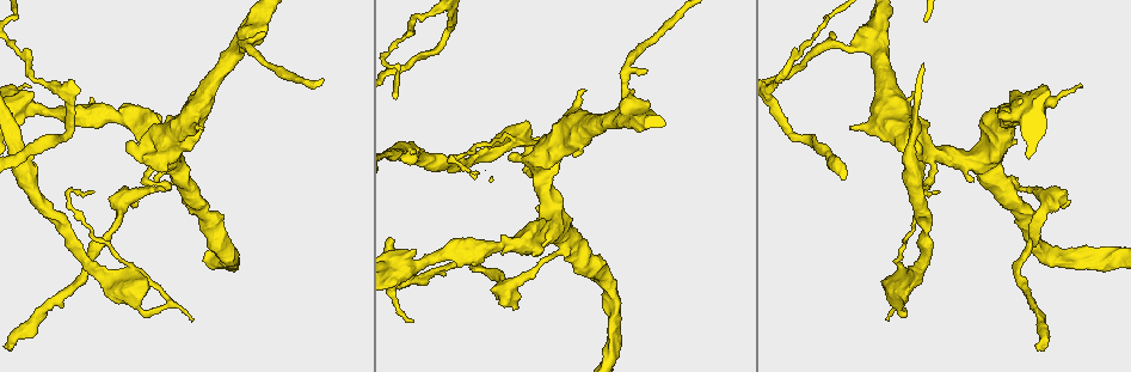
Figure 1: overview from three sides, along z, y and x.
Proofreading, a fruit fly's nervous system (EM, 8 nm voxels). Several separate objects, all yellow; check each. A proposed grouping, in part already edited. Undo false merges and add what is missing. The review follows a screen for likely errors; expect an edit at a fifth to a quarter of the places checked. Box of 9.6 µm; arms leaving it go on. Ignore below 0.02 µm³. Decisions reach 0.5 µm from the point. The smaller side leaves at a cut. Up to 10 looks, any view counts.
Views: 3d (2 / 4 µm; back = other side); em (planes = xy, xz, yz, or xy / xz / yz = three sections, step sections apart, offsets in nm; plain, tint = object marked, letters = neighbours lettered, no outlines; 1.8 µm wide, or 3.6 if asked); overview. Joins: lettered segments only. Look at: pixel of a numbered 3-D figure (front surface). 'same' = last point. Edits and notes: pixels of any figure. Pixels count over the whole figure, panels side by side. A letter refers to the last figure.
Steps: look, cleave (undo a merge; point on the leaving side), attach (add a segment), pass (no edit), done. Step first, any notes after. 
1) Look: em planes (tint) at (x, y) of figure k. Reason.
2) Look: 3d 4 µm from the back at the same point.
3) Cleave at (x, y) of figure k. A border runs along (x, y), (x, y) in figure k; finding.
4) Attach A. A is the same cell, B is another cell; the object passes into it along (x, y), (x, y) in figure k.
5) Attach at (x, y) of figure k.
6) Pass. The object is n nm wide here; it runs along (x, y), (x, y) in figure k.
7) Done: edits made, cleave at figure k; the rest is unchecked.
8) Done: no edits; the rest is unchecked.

Look: em 3.6 µm planes (letters) at (10, 346) of figure 1. Long arm stops here.

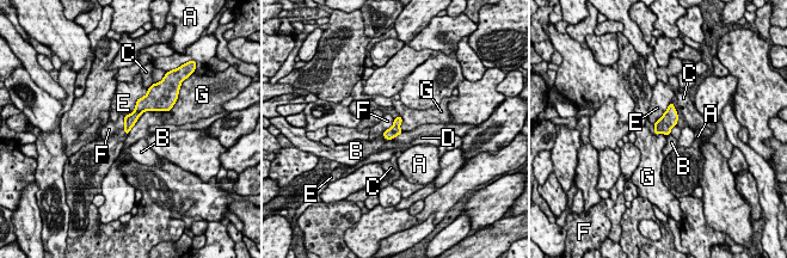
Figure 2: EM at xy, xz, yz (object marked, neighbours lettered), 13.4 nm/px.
Pass. The object is 160 nm wide here; A, B, C, D, E, F and G are other cells; a border runs along (394, 120), (393, 124), (382, 136) in figure 2; no lettered segment goes on from it.

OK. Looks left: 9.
Look: 3d 2 µm from the back at (1061, 189) of figure 1. Branch stops here.

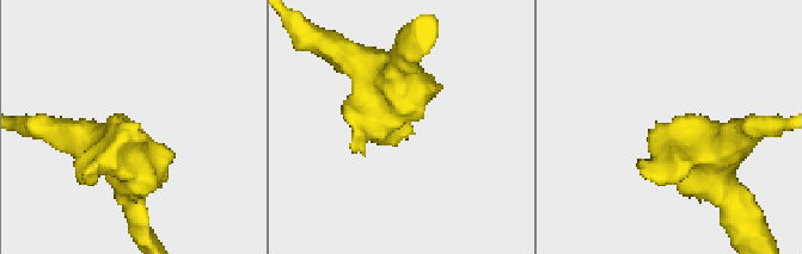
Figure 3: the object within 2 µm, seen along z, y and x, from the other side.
Look: em planes (tint) at (662, 128) of figure 3. Shape alone is not enough.

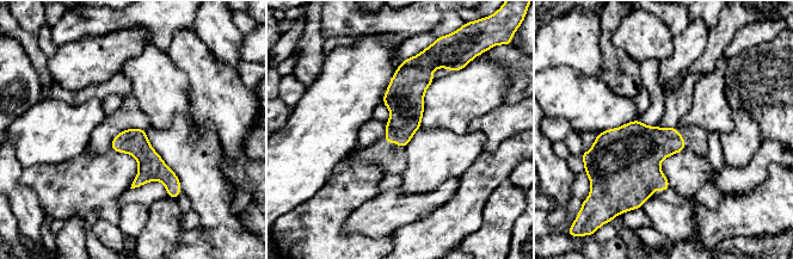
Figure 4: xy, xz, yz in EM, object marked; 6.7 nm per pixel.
Look: em planes (letters) at the same point. See the neighbours.

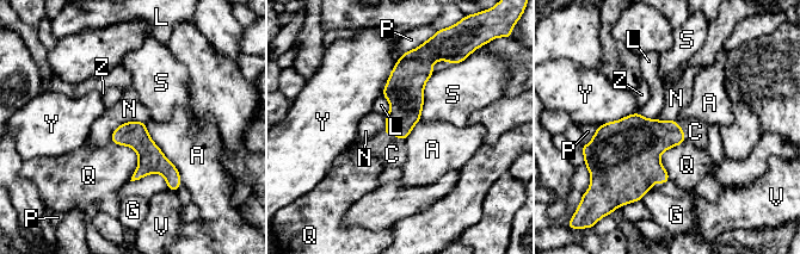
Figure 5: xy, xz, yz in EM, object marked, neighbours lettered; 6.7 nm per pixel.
Attach C. The object is 180 nm wide here; C is the same cell, A, G, L, N, P, Q, S, V, Y and Z are other cells; the cell continues.

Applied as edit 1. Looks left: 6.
Look: em 3.6 µm planes (letters) at (533, 150) of figure 1.

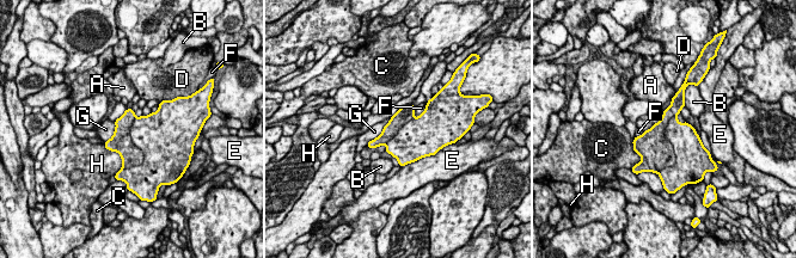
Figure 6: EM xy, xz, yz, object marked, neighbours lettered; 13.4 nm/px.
Cleave at (132, 155) of figure 6. The longest contact is with G, 500 nm; A, B, C, D, E, F, G and H are other cells; the part that leaves runs along (411, 109), (379, 141), (372, 145) in figure 6; two cells meet here.

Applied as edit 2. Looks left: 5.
Look: em planes (tint) at (474, 177) of figure 1. Tapers out.

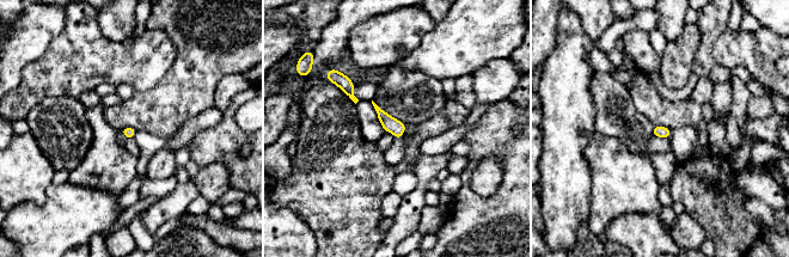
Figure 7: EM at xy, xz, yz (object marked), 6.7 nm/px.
Look: em planes (letters) at the same point. See the neighbours.

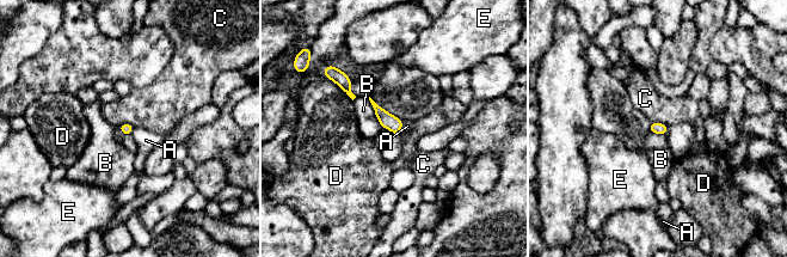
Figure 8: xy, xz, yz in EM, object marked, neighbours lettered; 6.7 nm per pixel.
Pass. The longest contact is with D, 220 nm; A, B, C, D and E are other cells; a border runs along (134, 126), (122, 123), (117, 127) in figure 8; none of them fits.

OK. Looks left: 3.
Done: edits made, attach at figure 5, cleave at figure 6; the rest is unchecked.

